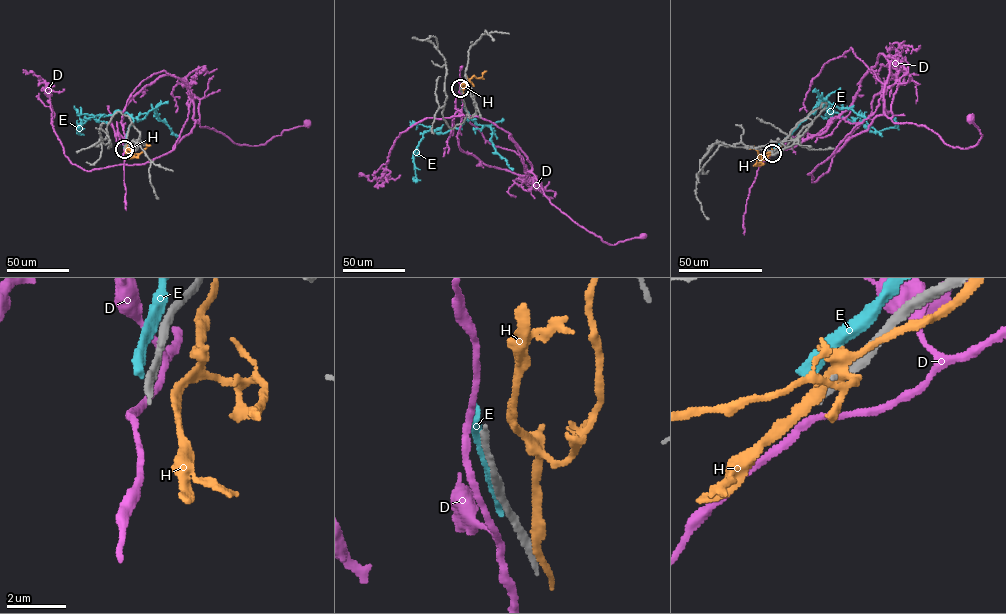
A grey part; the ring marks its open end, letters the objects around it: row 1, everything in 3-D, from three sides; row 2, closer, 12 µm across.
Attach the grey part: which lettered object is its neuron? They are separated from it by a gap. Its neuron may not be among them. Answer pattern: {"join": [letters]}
{"join": []}

